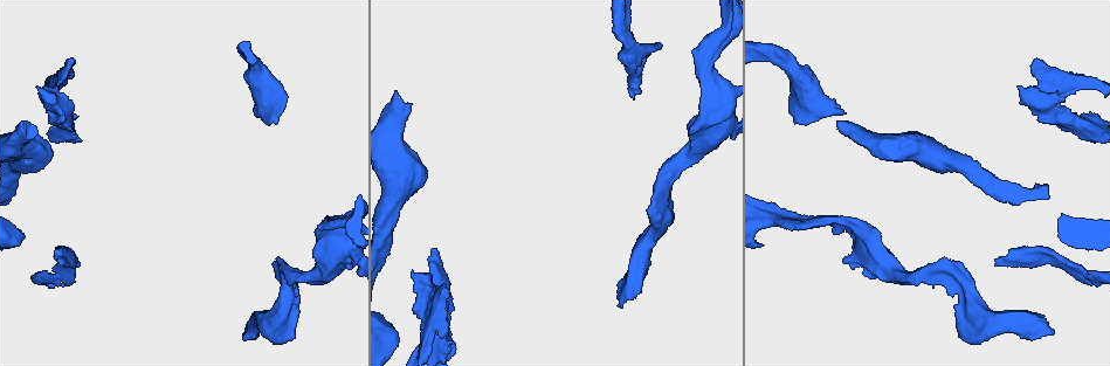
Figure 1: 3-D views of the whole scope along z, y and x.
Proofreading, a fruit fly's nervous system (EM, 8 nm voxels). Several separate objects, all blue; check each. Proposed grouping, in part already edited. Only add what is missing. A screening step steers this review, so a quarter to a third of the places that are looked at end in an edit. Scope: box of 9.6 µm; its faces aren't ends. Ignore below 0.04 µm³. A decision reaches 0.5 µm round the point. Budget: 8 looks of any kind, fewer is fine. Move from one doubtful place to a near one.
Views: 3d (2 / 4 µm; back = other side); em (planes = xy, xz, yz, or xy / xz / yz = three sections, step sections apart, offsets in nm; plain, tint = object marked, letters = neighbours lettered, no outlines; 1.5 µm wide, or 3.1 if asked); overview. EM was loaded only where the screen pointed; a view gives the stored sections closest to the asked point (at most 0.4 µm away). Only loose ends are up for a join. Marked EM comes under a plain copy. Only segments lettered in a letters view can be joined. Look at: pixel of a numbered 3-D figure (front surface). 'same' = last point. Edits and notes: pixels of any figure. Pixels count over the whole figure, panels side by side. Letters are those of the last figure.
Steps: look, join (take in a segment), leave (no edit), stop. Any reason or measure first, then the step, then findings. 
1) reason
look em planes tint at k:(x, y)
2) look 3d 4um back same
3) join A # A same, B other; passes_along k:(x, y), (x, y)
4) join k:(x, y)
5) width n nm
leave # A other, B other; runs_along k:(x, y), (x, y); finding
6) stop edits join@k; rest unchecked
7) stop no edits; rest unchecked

stops while still wide
look em yz step 4 letters at 1:(871, 226)

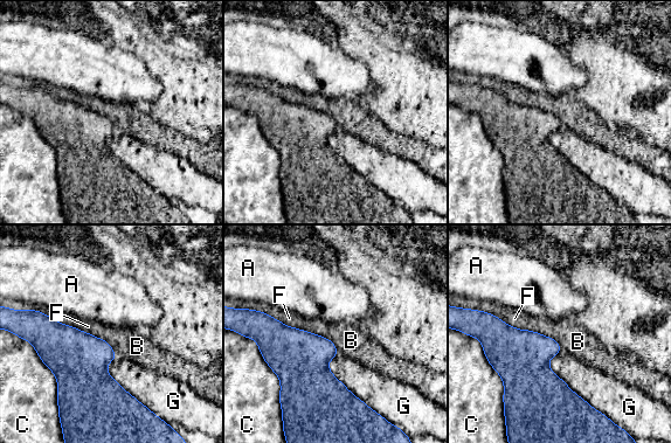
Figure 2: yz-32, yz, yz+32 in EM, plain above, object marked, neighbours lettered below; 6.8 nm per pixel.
look em planes letters same

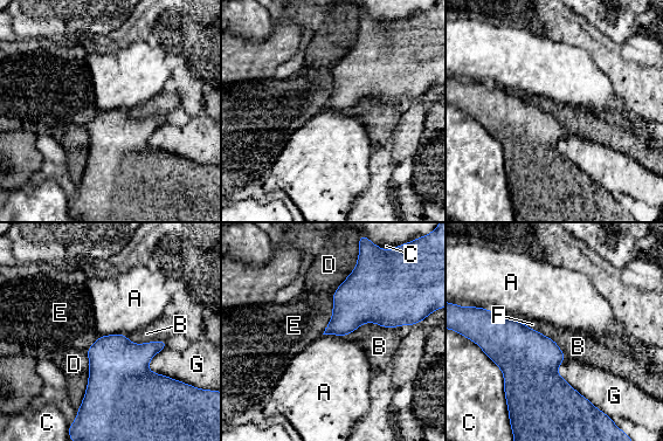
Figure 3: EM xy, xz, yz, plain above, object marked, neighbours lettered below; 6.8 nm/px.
leave # A other, B other, C other, D other, E other, F other, G other; border 3:(126, 333), (99, 336); none of them fits

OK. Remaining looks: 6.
thick end
look 3d 2um back at 1:(397, 90)

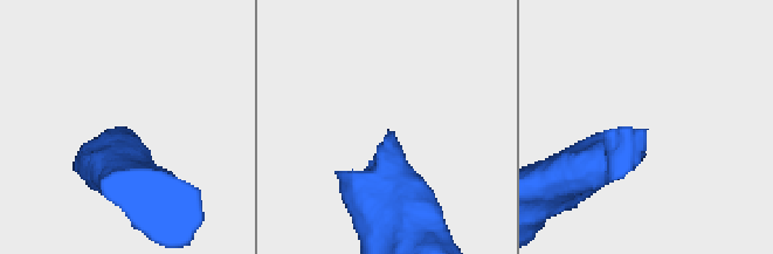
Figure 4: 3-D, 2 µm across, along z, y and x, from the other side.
look em xy step 8 tint at 4:(133, 132)

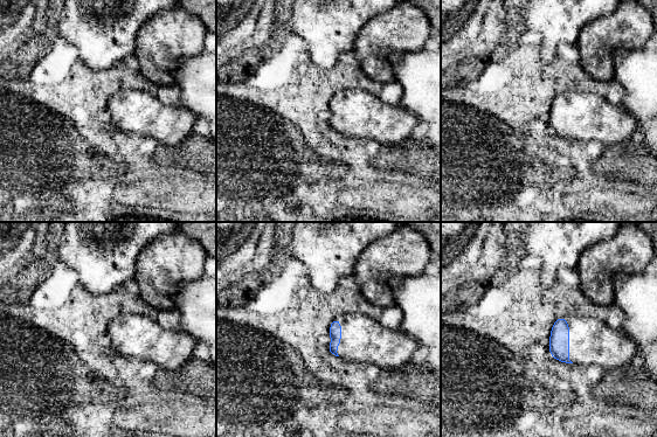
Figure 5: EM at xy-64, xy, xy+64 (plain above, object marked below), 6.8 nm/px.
look em planes letters same

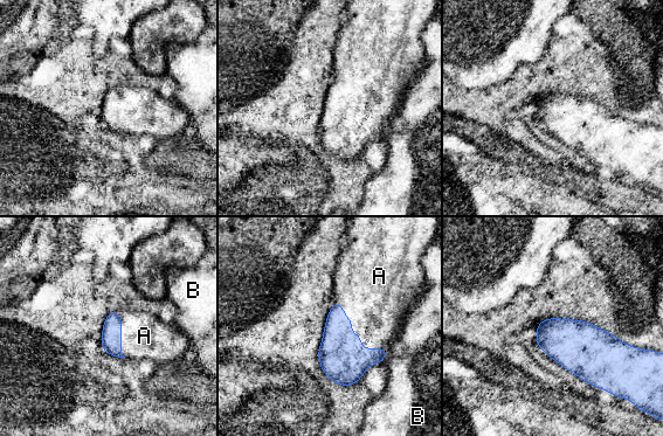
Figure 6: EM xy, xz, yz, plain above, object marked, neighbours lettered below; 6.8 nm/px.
join A # A same, B other; passes_along 6:(342, 358), (356, 334), (377, 305); it goes on there

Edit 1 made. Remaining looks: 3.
stop edits join@6; rest unchecked

